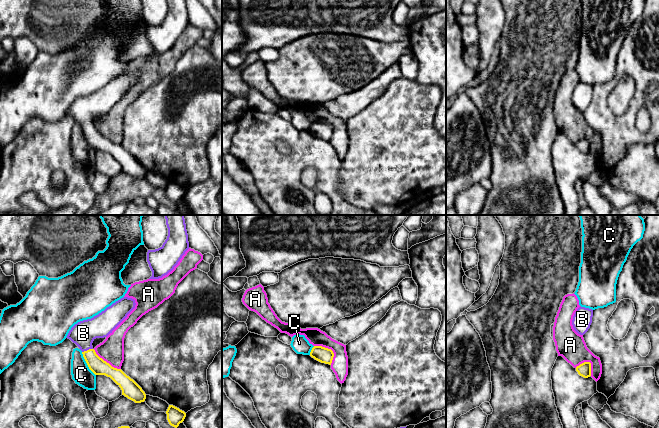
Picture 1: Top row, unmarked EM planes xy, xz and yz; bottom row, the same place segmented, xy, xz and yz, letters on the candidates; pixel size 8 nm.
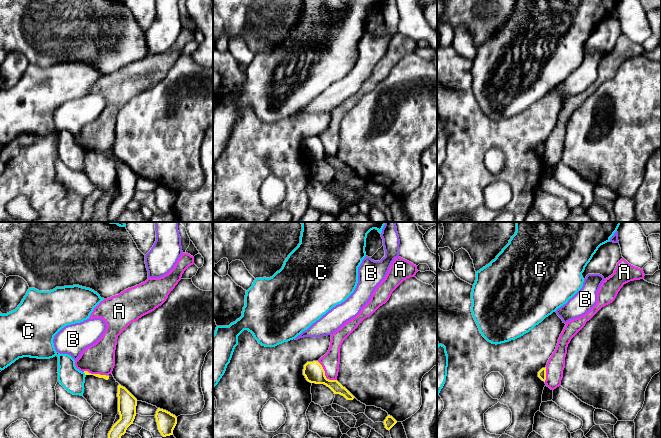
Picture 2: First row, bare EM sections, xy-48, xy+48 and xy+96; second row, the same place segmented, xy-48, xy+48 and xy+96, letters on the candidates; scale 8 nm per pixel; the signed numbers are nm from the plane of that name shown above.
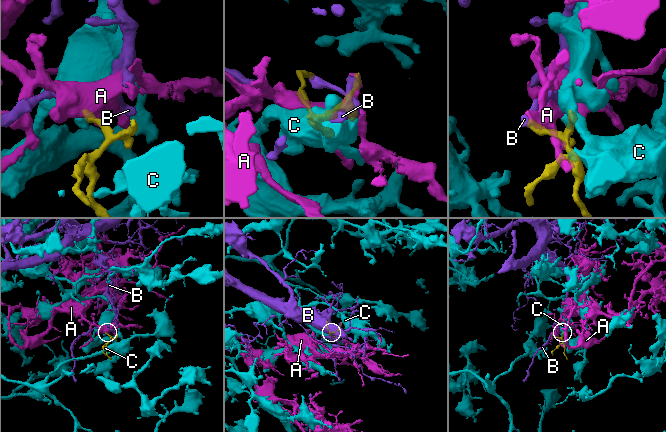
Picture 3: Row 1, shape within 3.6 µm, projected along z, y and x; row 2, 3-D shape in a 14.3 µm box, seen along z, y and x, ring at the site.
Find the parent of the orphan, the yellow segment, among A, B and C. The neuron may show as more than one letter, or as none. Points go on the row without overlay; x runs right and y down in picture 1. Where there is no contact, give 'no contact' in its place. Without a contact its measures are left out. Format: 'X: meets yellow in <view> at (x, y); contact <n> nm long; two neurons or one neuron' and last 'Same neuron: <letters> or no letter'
A: meets yellow in xz at (330, 125); contact 220 nm long; two neurons
B: meets yellow in xy at (87, 126); contact 90 nm long; one neuron
C: meets yellow in xy at (87, 140); contact 220 nm long; two neurons
Same neuron: B

